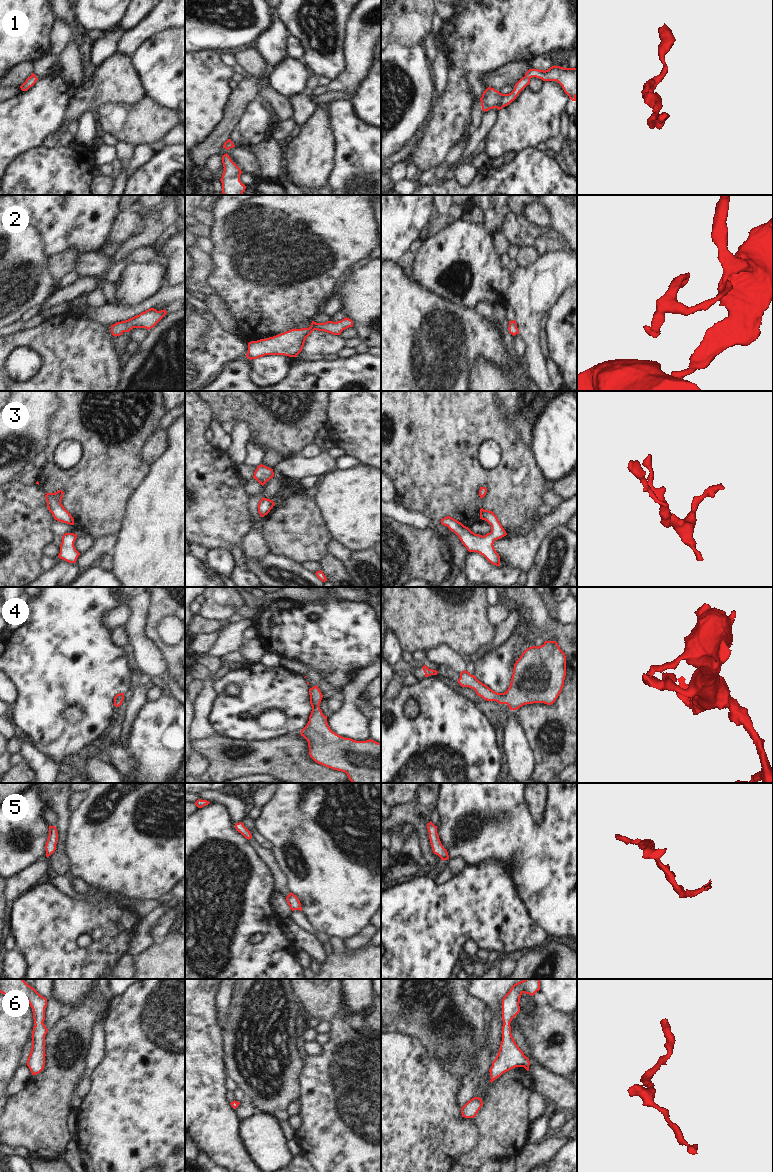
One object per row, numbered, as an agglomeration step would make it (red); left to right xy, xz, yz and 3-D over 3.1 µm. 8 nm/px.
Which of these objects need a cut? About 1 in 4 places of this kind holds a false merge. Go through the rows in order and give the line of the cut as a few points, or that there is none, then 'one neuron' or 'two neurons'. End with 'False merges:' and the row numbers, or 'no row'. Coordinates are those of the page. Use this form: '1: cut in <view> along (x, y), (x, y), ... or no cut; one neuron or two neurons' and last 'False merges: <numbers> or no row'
1: no cut; one neuron
2: no cut; one neuron
3: no cut; one neuron
4: no cut; one neuron
5: no cut; one neuron
6: no cut; one neuron
False merges: no row

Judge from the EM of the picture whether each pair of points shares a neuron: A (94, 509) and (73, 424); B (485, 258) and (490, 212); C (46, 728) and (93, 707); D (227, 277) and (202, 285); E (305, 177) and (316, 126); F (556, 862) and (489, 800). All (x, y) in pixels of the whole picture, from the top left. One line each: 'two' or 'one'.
A: one
B: two
C: one
D: two
E: one
F: one

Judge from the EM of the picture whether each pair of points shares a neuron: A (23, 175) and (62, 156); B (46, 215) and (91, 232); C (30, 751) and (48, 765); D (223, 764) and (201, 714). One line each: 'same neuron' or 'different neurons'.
A: same neuron
B: same neuron
C: same neuron
D: different neurons

